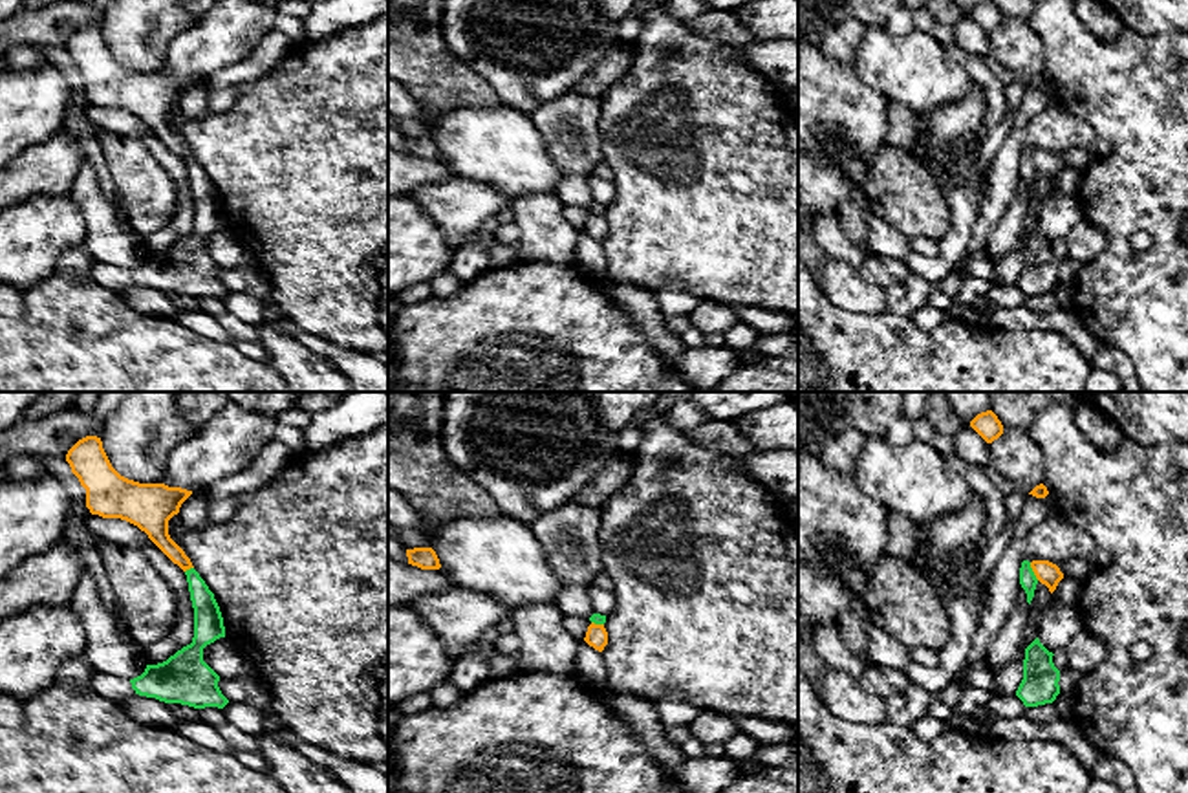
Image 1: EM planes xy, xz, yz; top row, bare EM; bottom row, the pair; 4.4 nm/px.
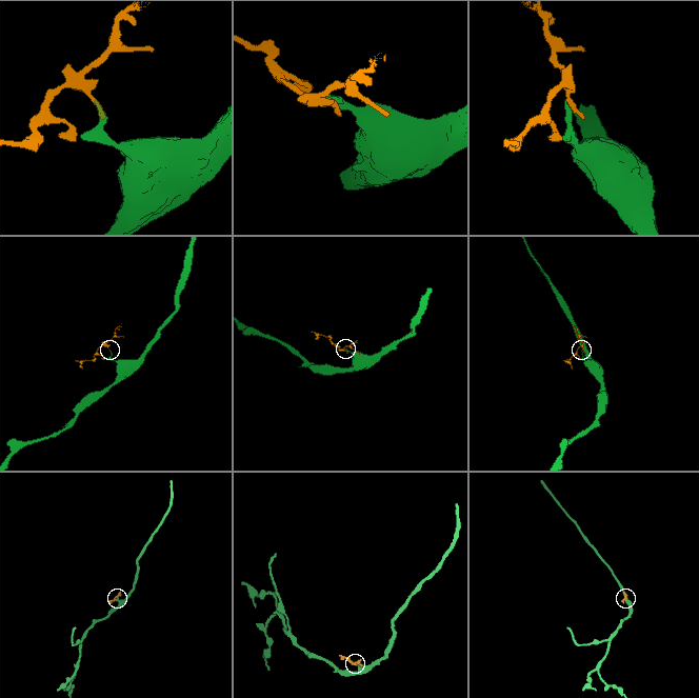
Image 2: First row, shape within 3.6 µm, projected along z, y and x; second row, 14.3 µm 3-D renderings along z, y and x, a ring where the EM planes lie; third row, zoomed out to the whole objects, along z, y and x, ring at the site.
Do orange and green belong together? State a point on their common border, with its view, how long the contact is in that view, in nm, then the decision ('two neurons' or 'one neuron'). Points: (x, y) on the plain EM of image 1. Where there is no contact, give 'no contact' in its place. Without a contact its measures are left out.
yz (1033, 160) | 90 nm | two neurons

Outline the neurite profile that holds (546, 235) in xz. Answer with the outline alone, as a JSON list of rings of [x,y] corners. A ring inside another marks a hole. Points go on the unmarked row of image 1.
[[[555,190],[518,196],[511,207],[522,233],[513,247],[520,260],[575,264],[578,229],[566,220]]]

